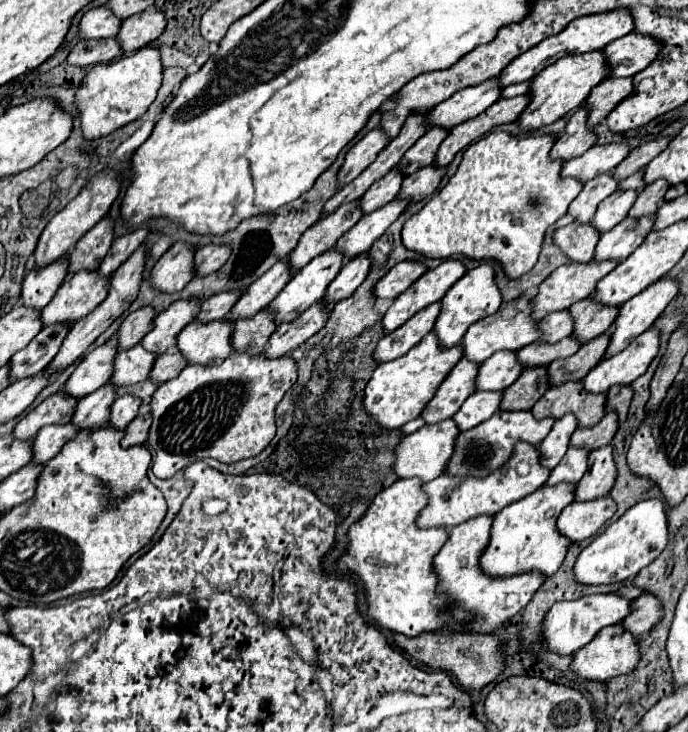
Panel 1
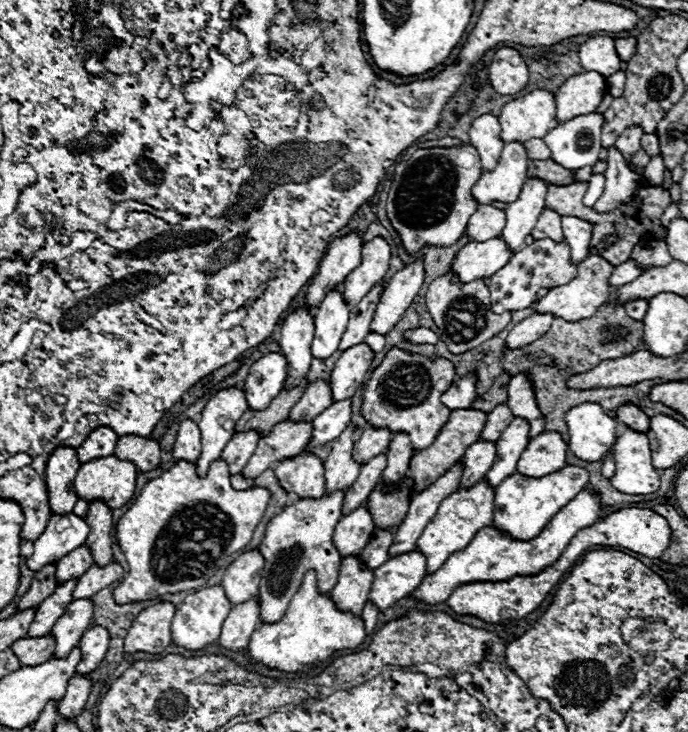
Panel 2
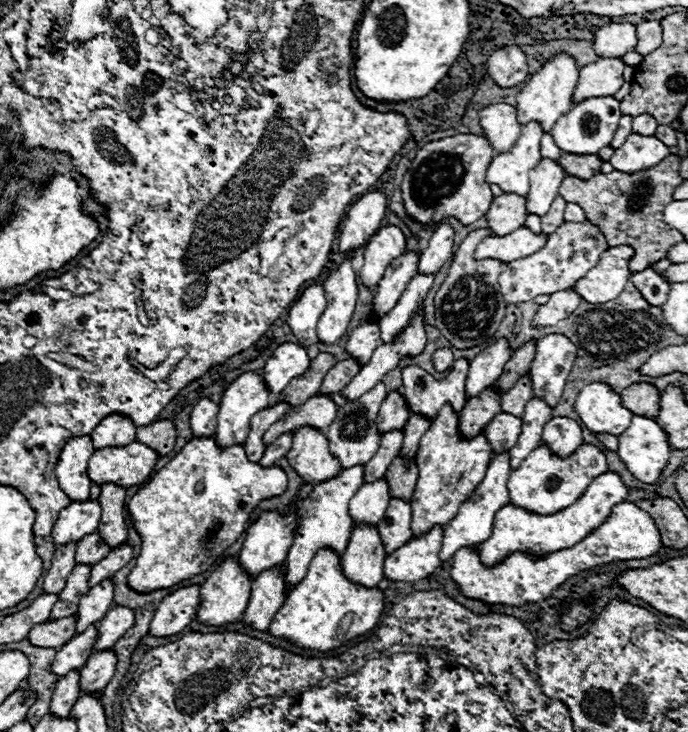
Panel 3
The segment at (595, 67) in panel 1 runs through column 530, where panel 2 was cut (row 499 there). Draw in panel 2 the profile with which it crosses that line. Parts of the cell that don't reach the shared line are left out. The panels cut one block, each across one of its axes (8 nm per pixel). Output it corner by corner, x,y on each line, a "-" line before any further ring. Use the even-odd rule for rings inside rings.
116,456
96,458
80,464
74,478
74,492
80,500
102,500
110,510
124,506
136,488
136,474
132,462
122,462

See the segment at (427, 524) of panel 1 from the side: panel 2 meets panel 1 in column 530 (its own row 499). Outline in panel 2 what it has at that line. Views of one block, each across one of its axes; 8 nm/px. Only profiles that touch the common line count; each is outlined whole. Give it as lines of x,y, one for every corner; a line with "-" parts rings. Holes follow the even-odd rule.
486,480
478,482
474,488
458,490
450,494
446,500
442,500
436,516
430,520
430,524
424,528
422,536
416,542
416,550
422,552
426,558
428,574
440,570
448,560
448,556
468,546
480,528
486,528
492,524
492,514
494,514
492,504
494,504
494,490
486,484

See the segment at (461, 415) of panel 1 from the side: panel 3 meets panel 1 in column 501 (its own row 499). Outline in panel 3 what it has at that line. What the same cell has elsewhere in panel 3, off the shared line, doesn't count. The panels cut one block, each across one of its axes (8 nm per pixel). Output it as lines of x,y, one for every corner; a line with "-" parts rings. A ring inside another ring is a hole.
392,498
390,508
386,510
386,518
380,520
380,524
378,524
378,530
380,530
380,536
384,540
384,546
386,546
388,554
394,552
396,548
404,546
412,538
410,524
412,524
410,502

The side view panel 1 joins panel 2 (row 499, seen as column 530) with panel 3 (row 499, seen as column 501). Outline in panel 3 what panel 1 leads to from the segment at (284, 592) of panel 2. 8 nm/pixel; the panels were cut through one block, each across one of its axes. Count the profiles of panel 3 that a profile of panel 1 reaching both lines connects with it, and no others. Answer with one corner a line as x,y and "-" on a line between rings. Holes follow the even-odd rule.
352,466
346,470
340,470
338,476
320,482
314,486
314,490
310,492
310,496
304,500
302,508
300,508
300,520
302,526
296,534
296,540
286,556
286,586
288,590
292,586
296,586
308,572
308,564
310,560
316,556
316,552
320,548
332,548
338,554
342,554
346,550
346,544
350,540
352,534
352,516
348,512
348,502
350,498
358,492
358,488
364,484
364,466

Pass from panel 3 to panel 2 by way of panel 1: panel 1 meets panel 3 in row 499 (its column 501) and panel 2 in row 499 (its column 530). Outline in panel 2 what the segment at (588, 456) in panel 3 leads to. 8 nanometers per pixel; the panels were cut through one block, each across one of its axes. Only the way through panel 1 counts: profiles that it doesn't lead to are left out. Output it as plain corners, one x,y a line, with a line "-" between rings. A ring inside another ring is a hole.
564,466
562,470
544,478
528,478
520,474
508,476
494,488
494,526
502,532
508,532
514,540
530,540
538,536
552,516
586,488
588,478
588,472
576,466

